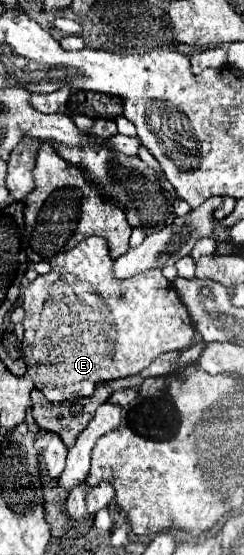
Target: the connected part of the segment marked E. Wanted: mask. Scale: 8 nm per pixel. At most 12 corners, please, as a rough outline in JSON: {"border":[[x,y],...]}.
{"border":[[91,235],[21,289],[53,403],[193,345],[161,269]]}

